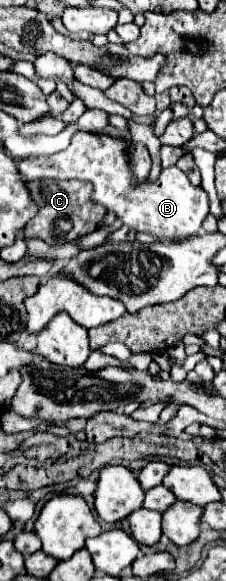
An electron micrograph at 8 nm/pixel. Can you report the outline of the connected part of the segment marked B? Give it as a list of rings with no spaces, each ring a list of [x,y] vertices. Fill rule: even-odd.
[[[76,133],[67,149],[51,156],[27,158],[19,160],[17,164],[19,174],[23,180],[35,178],[57,178],[57,180],[91,180],[95,204],[101,204],[107,212],[115,212],[117,220],[125,226],[147,232],[157,240],[163,238],[189,238],[195,236],[201,228],[203,218],[209,214],[209,198],[201,186],[191,184],[185,172],[177,166],[167,168],[161,172],[157,182],[149,178],[137,180],[133,174],[133,160],[131,160],[131,146],[127,140],[119,136],[105,136],[105,134]]]

